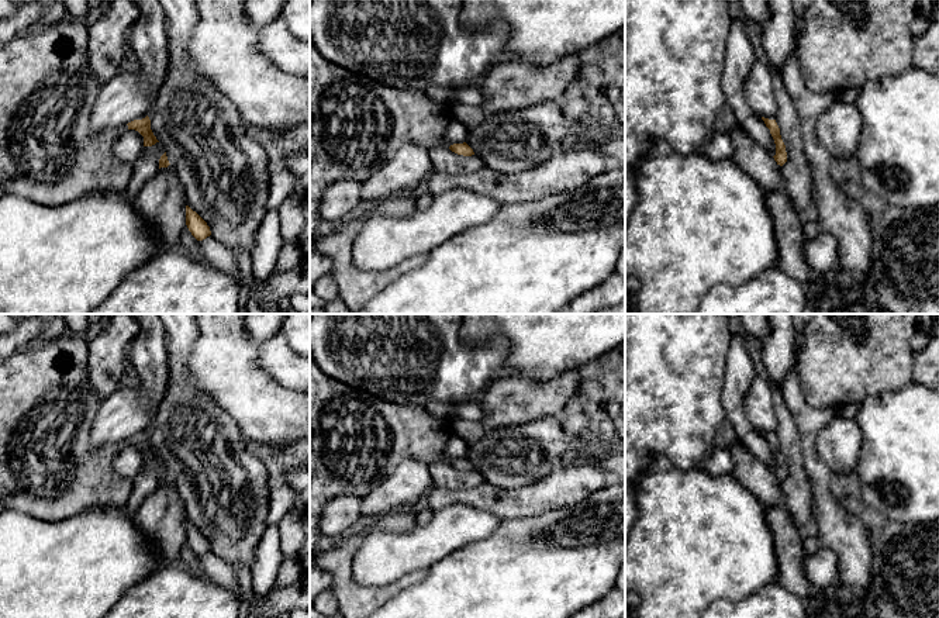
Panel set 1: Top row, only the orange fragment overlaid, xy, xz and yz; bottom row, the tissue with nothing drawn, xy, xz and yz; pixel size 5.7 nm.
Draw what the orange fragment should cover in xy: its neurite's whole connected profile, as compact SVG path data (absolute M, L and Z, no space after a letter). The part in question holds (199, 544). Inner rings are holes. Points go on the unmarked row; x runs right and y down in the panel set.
M186 521L186 541L197 556L203 556L211 550L207 538L189 521Z

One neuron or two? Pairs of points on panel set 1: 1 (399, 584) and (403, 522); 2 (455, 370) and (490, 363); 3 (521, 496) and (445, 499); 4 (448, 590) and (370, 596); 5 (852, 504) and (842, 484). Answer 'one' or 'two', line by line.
1: one
2: one
3: one
4: two
5: one

